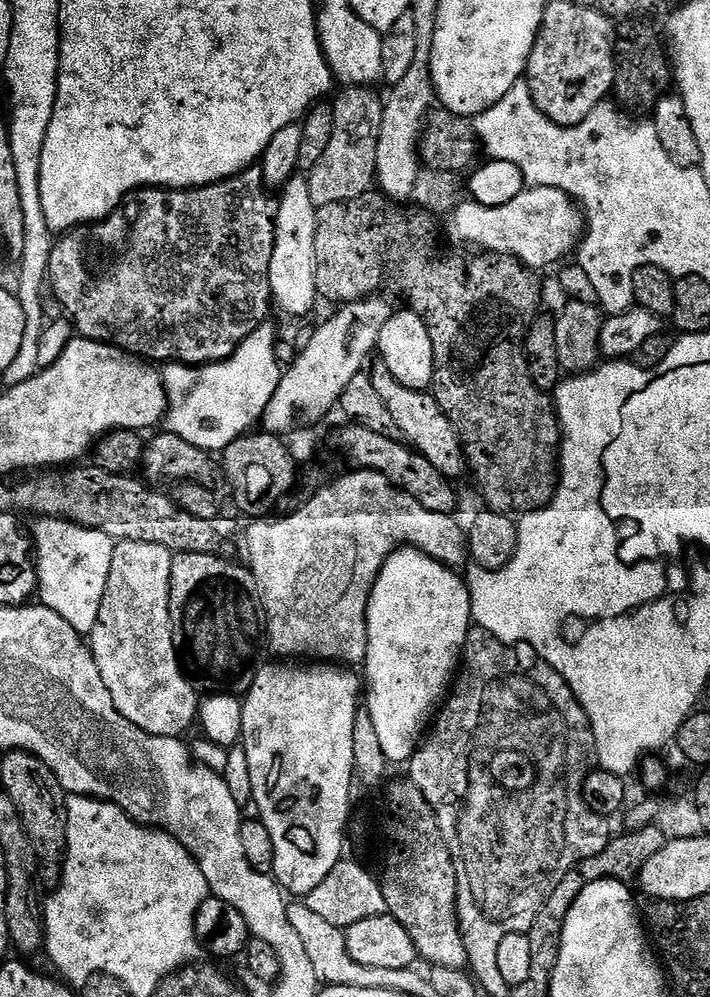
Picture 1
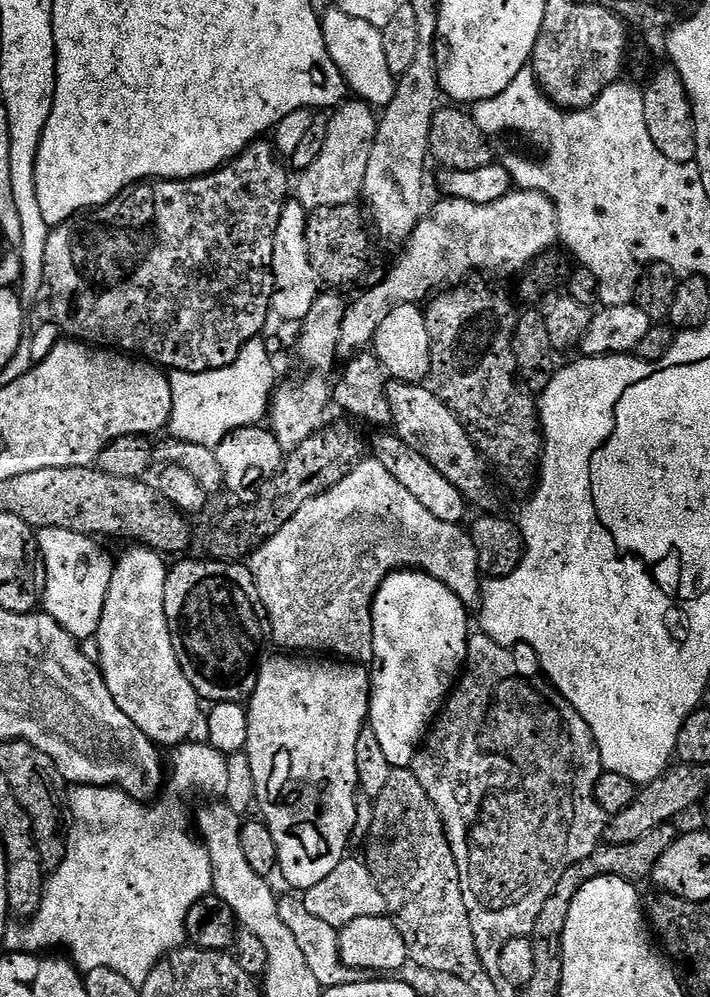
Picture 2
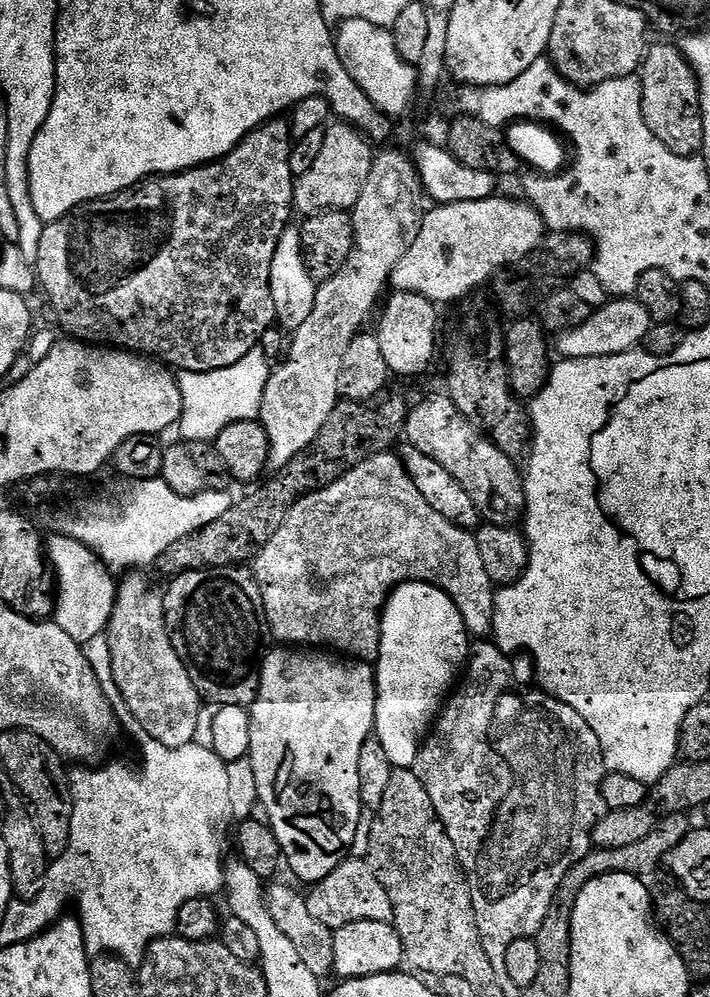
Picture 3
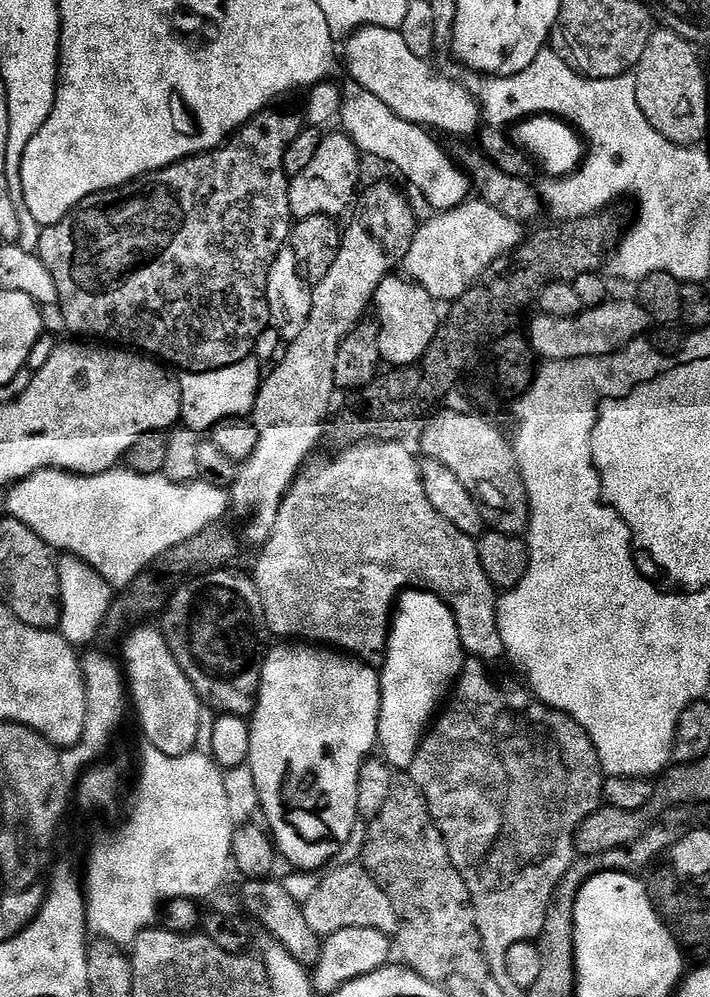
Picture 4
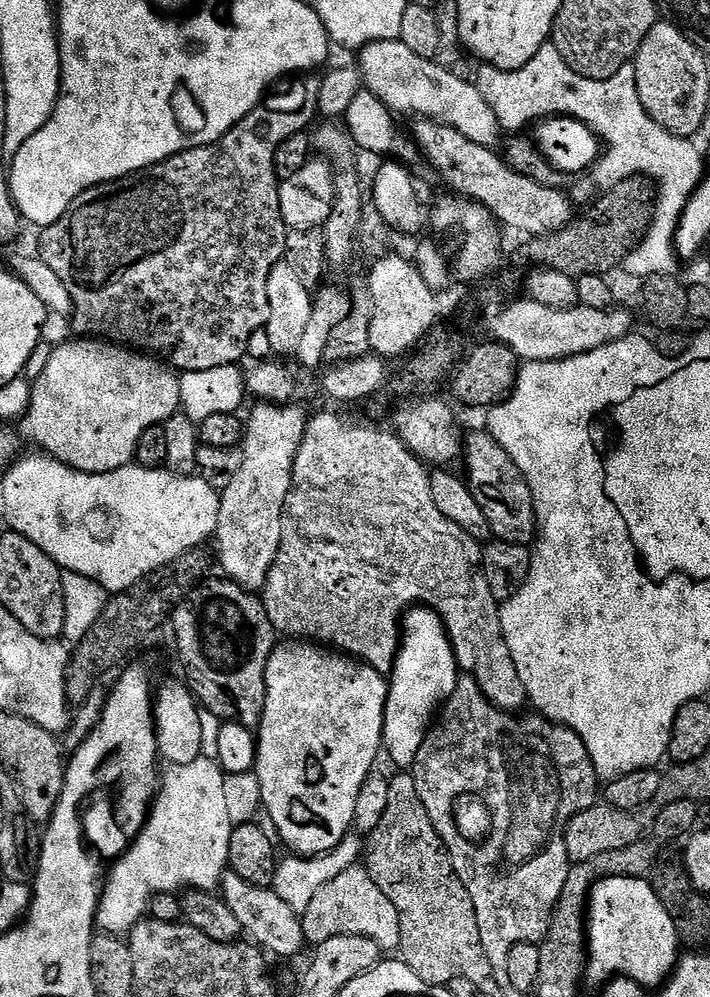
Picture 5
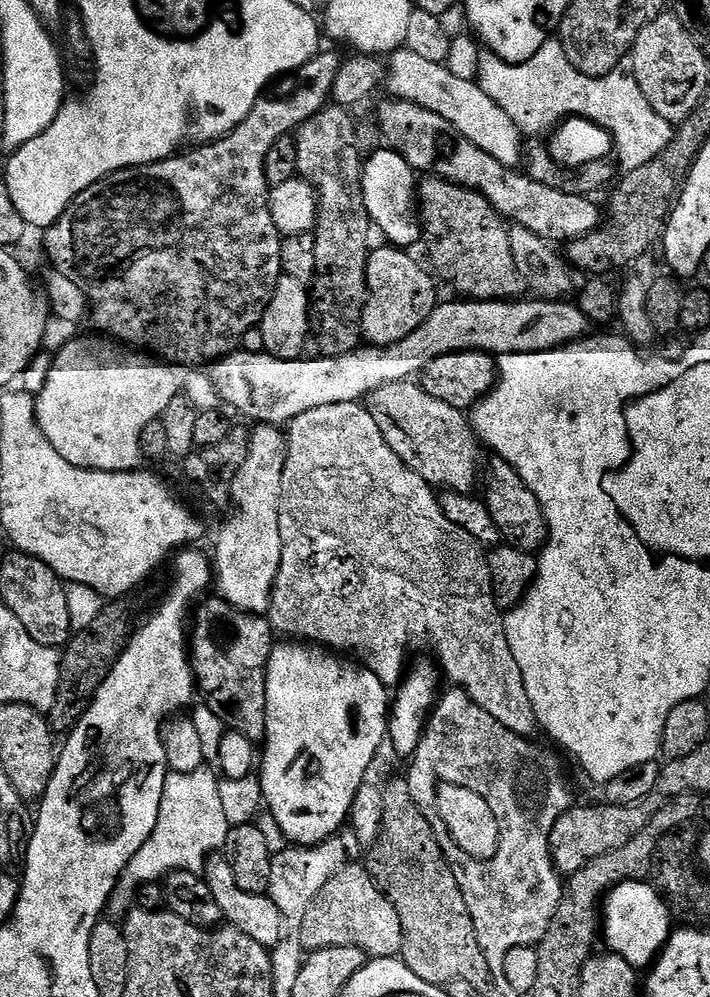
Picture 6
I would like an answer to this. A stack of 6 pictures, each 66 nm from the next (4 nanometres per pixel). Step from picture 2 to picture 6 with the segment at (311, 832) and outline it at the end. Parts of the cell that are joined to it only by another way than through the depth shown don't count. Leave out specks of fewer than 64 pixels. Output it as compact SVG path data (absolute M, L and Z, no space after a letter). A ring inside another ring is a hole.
M280 642L275 645L268 659L268 677L266 678L266 734L262 741L262 767L258 779L264 791L264 803L267 811L278 818L278 826L288 835L289 841L296 846L317 845L335 837L345 827L348 811L354 802L354 794L365 784L368 767L376 760L376 751L385 747L388 735L388 717L390 715L390 692L384 683L371 672L355 662L341 658L337 653L311 642Z

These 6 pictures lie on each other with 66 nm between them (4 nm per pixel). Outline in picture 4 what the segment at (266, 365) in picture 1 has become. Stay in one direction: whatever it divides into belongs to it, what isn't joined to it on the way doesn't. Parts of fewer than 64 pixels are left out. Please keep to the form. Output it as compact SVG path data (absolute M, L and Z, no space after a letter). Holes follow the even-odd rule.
M249 358L213 372L183 373L178 380L183 427L197 434L204 434L233 418L247 417L260 394L262 371L259 367L261 365L255 359Z

